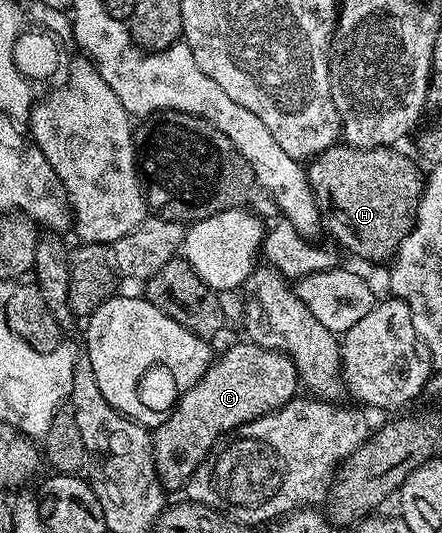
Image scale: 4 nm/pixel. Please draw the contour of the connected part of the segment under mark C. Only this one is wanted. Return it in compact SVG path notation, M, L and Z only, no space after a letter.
M250 340L242 341L236 346L229 347L220 358L218 355L201 376L201 380L197 380L197 384L193 384L193 388L185 392L176 402L174 410L154 427L151 439L153 460L157 468L157 476L168 491L175 490L178 486L179 489L186 487L189 476L193 476L195 469L206 460L208 454L219 445L224 436L247 422L280 410L286 402L296 397L298 390L295 389L300 389L299 373L291 357L279 350L261 348Z

